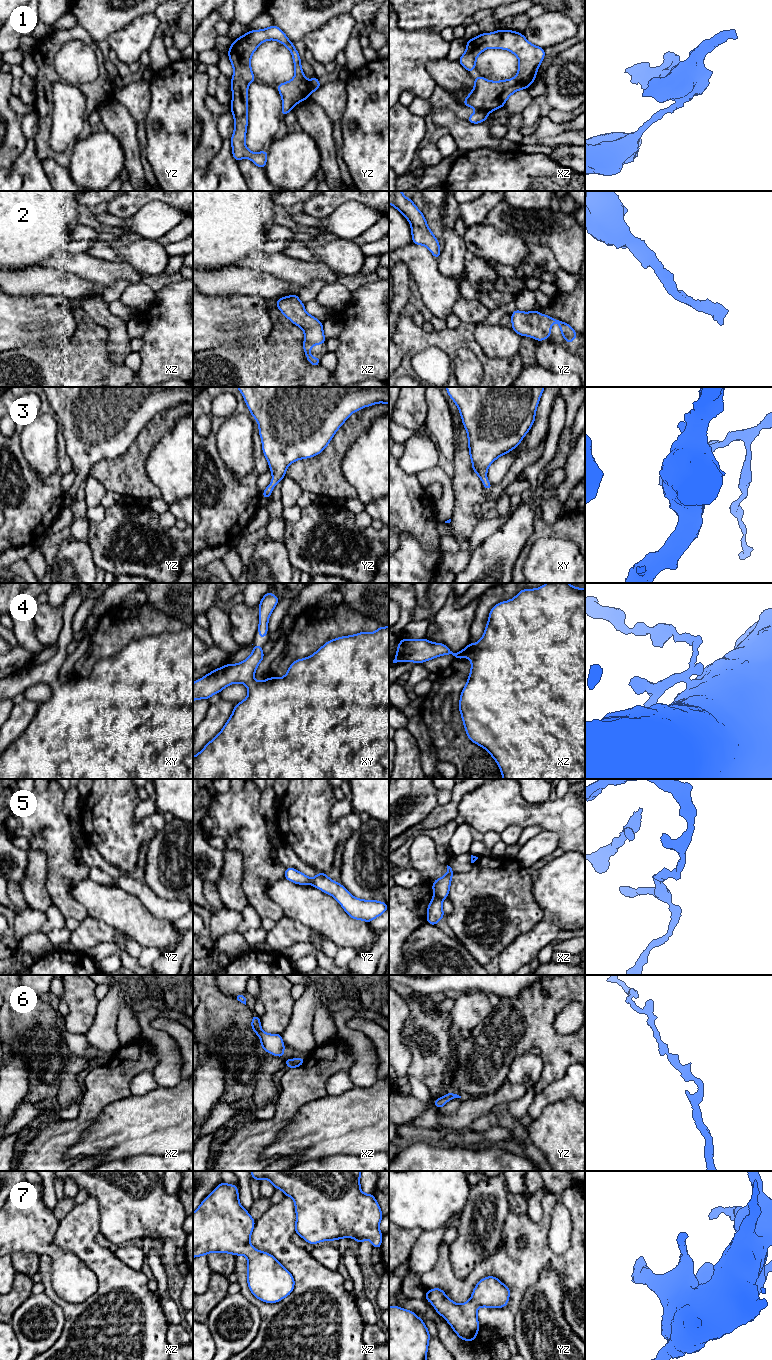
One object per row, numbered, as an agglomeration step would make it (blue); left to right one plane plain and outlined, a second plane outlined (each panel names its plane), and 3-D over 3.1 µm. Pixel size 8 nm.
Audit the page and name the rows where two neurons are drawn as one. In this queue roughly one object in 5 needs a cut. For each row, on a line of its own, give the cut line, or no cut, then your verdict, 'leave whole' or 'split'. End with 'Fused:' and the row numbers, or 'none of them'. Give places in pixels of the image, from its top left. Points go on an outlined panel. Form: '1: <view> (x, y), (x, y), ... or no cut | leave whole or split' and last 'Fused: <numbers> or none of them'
1: xz (477, 109), (488, 113) | split
2: no cut | leave whole
3: no cut | leave whole
4: no cut | leave whole
5: xz (435, 894), (441, 899) | split
6: no cut | leave whole
7: no cut | leave whole
Fused: 1, 5

